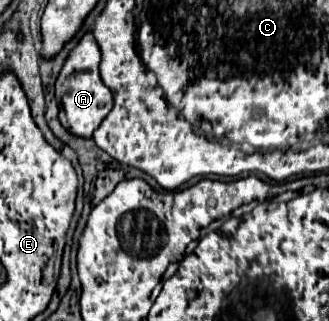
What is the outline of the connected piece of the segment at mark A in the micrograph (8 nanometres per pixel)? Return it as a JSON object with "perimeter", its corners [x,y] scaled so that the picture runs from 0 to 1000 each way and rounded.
{"perimeter":[[[255,103],[231,146],[207,165],[195,209],[170,246],[170,315],[182,333],[176,371],[195,402],[237,427],[280,427],[286,402],[340,340],[340,290],[298,234],[298,196],[304,196],[298,134],[280,103]]]}

